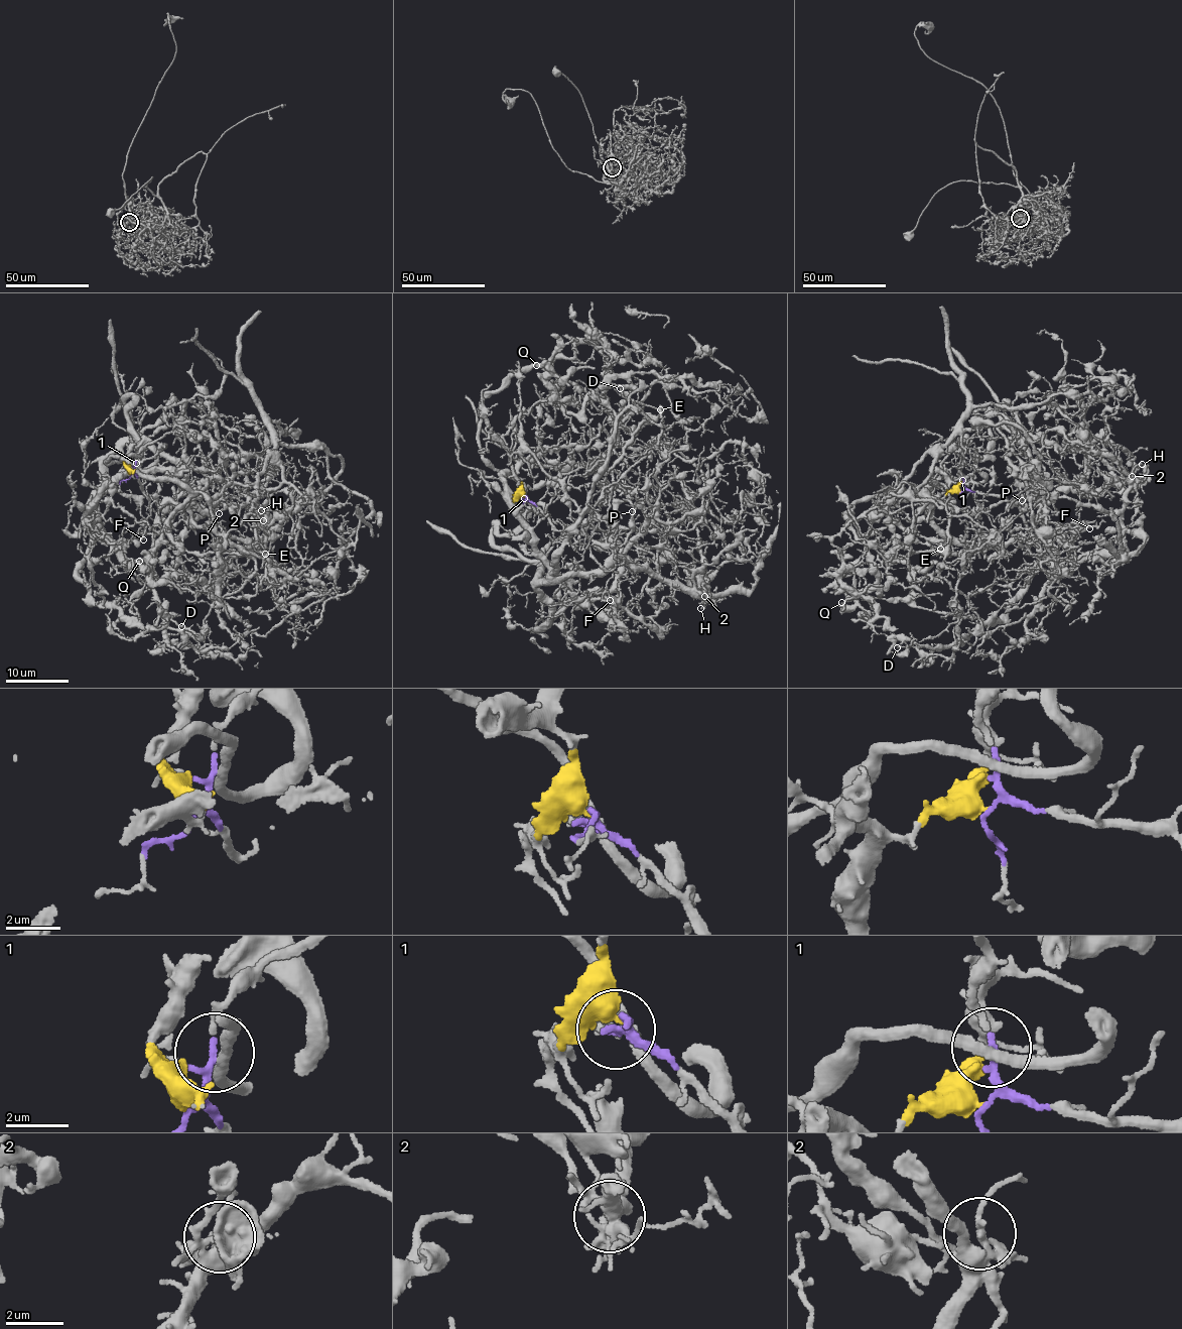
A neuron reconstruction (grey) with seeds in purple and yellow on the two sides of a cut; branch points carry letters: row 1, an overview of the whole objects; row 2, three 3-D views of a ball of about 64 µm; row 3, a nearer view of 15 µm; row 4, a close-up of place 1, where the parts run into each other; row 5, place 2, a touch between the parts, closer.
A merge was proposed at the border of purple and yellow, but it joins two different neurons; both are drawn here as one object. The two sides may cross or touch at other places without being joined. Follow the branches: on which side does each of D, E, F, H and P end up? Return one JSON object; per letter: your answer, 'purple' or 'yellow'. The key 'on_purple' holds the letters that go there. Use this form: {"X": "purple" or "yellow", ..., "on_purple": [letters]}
{"D": "yellow", "E": "purple", "F": "purple", "H": "yellow", "P": "yellow", "on_purple": ["E", "F"]}

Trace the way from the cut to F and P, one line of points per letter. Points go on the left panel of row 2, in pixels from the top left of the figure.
F: (132, 474), (136, 475), (151, 509), (163, 519), (166, 529), (164, 533), (151, 534), (141, 530), (144, 539)
P: (132, 474), (85, 513), (134, 566), (150, 562), (167, 502), (196, 505), (212, 520), (219, 513)

